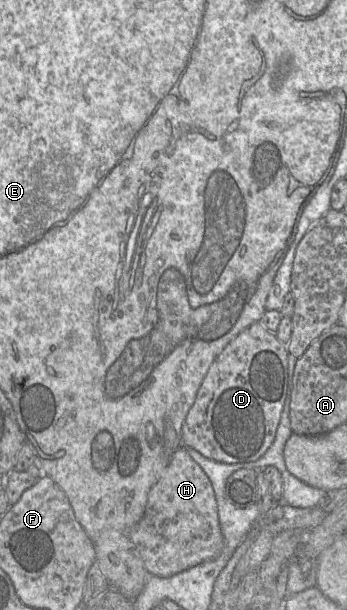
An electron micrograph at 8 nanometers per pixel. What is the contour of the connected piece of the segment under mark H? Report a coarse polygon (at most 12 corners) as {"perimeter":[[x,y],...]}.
{"perimeter":[[186,448],[128,532],[149,575],[223,546],[212,484]]}

